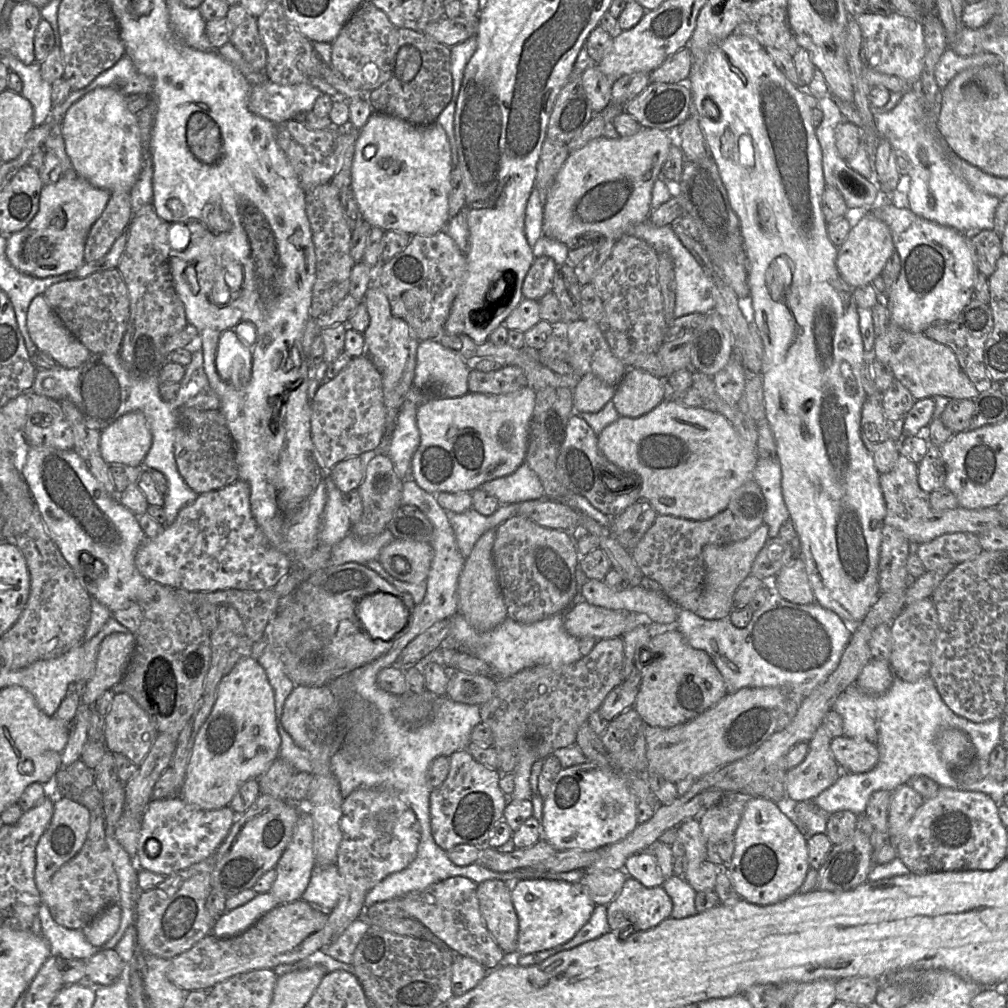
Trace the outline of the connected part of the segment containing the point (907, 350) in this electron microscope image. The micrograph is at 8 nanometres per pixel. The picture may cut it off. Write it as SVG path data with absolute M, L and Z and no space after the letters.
M880 295L873 311L874 356L890 368L894 378L911 392L916 401L935 396L976 399L979 393L961 368L954 352L948 346L927 337L924 332L913 333L898 326L890 316L886 298Z

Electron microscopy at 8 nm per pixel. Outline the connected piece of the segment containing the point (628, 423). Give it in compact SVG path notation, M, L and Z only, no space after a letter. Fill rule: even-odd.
M665 399L657 407L639 417L631 418L619 416L614 422L606 426L598 434L598 447L601 453L610 462L617 465L624 472L636 475L639 478L638 482L634 482L634 480L632 480L633 485L639 488L639 500L650 504L658 514L671 515L694 521L710 519L723 511L727 507L733 493L747 481L753 480L754 468L759 458L757 455L757 448L748 444L723 415L701 407L684 406L673 399Z

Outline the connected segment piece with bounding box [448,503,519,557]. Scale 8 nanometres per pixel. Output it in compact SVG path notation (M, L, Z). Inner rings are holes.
M519 503L501 504L492 515L482 515L473 507L463 513L448 512L461 554L467 557L477 540L488 530L496 530L499 524L518 514Z

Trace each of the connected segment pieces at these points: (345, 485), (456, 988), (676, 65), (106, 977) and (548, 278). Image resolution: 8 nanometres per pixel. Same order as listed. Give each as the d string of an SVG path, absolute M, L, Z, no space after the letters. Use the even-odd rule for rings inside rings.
M367 452L338 462L331 470L330 476L342 493L358 489L365 477L367 462L378 452Z
M454 954L452 965L452 992L462 996L475 988L486 976L488 970L474 959Z
M683 47L670 55L658 68L649 74L650 82L687 83L691 68L691 54Z
M101 949L86 960L86 978L92 985L114 984L122 974L126 963L114 949Z
M548 256L535 258L524 278L522 286L524 298L539 301L545 294L552 292L556 270L556 263L552 258Z

